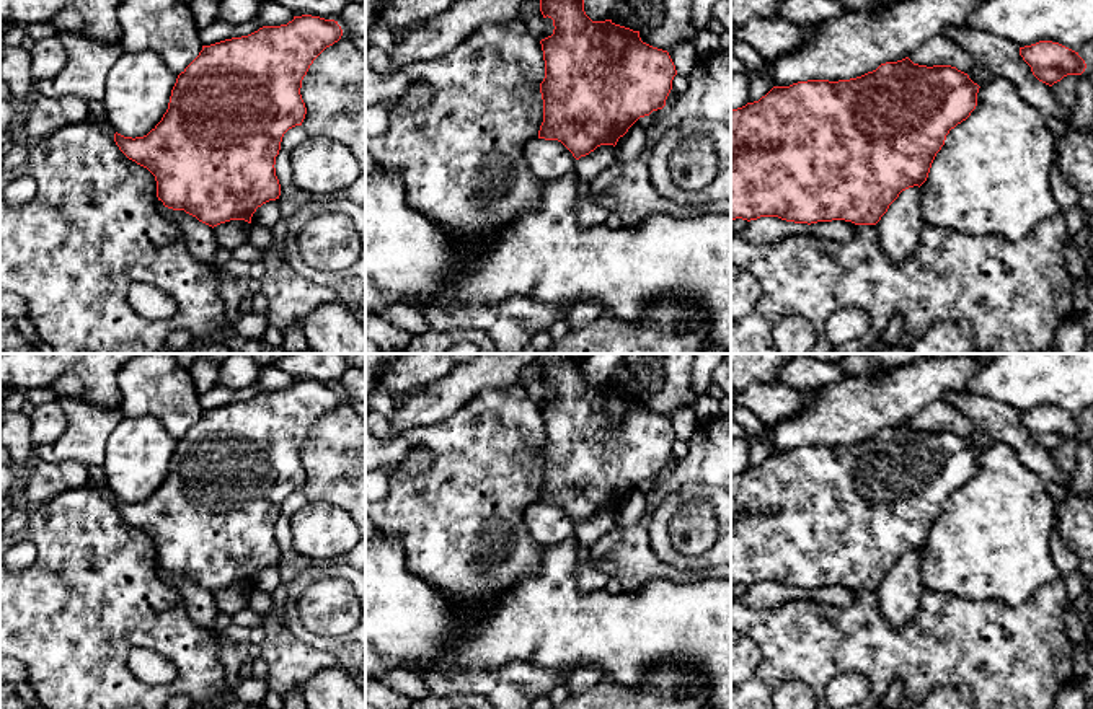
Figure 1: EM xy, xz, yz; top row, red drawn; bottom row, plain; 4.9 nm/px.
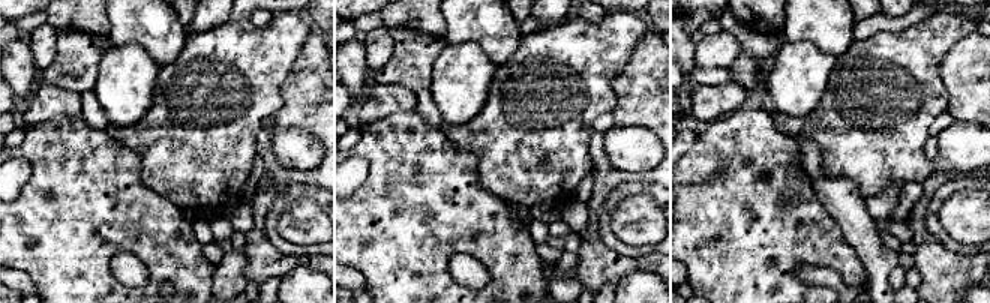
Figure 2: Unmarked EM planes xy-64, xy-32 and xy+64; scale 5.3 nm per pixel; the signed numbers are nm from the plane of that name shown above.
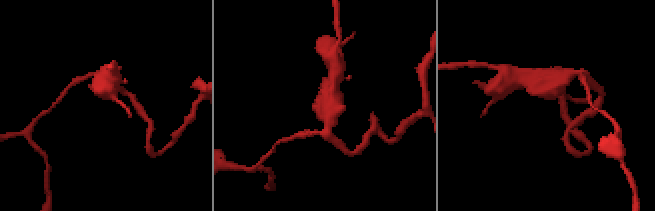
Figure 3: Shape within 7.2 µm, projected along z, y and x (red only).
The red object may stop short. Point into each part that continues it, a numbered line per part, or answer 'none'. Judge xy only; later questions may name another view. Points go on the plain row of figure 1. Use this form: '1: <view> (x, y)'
none

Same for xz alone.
none

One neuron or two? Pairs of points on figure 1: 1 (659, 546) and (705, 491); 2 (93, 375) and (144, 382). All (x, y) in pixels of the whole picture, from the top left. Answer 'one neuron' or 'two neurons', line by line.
1: one neuron
2: two neurons

